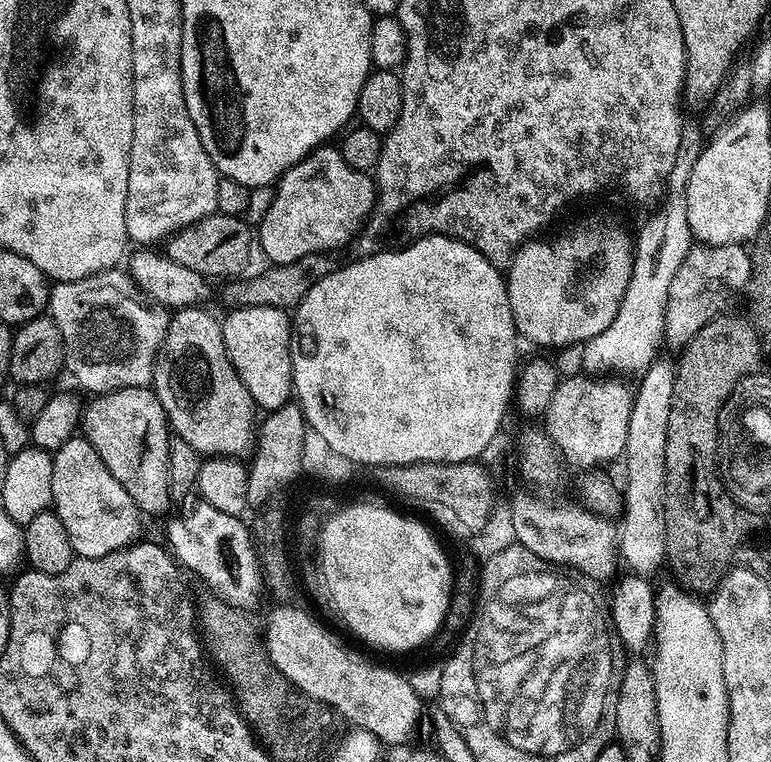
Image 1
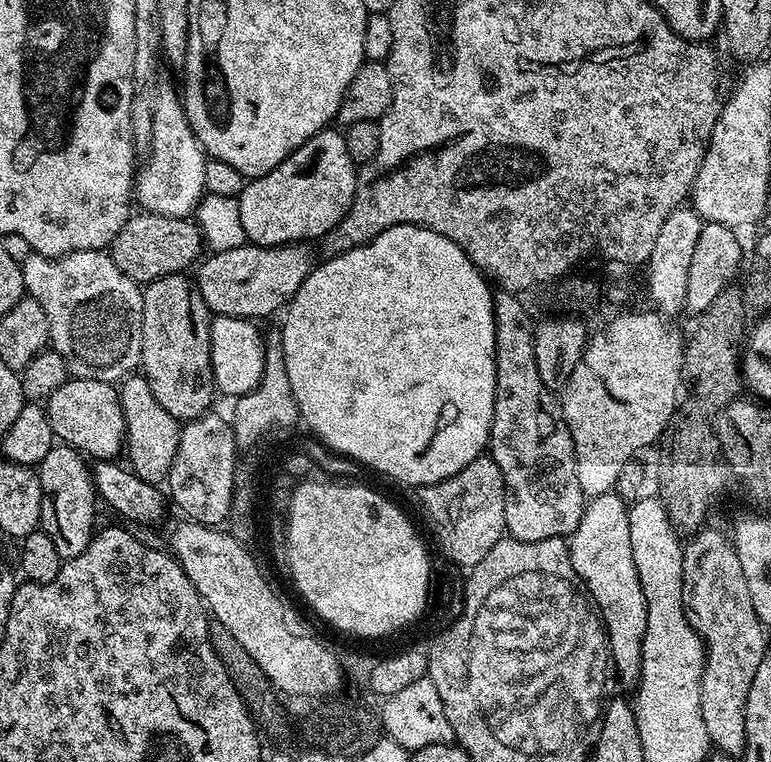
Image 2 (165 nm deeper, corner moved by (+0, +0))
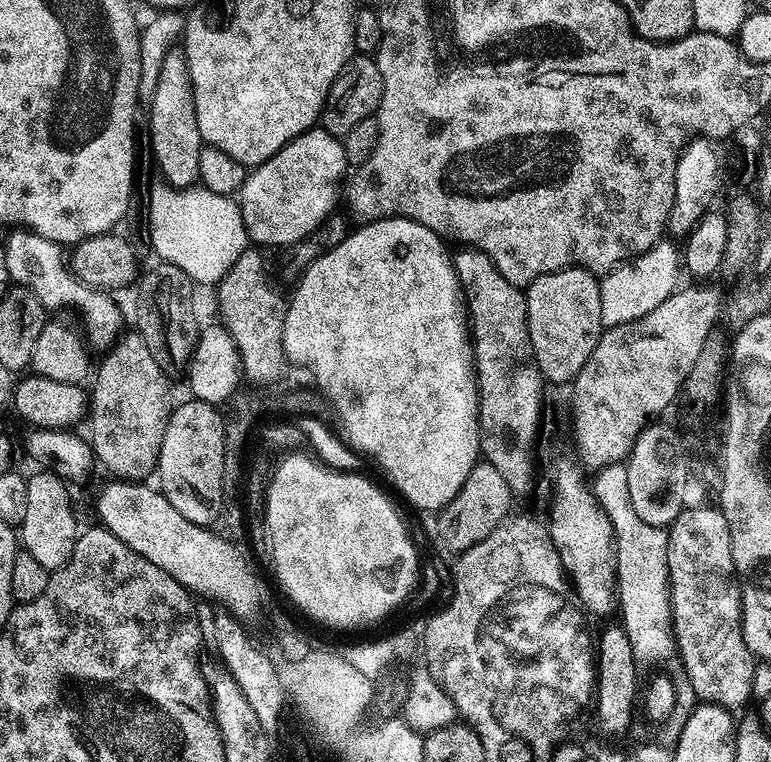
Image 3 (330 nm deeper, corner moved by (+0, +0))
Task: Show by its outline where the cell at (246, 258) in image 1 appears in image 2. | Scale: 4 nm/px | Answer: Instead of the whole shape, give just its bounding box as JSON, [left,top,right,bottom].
[110,215,202,286]

